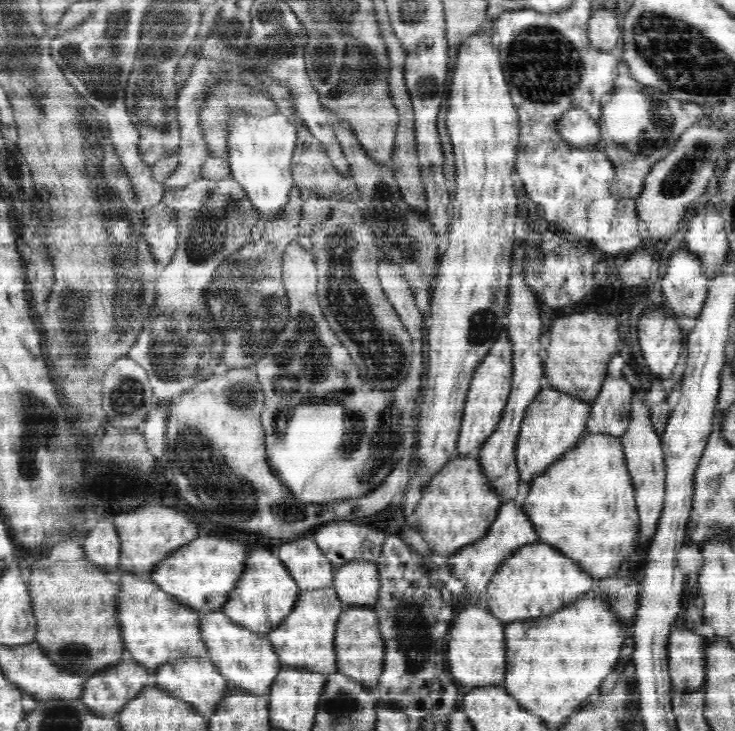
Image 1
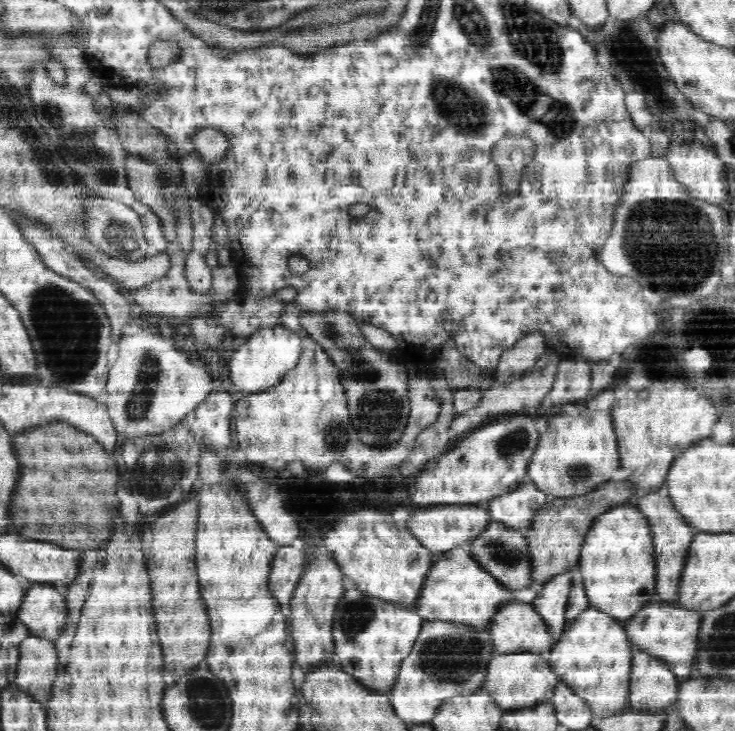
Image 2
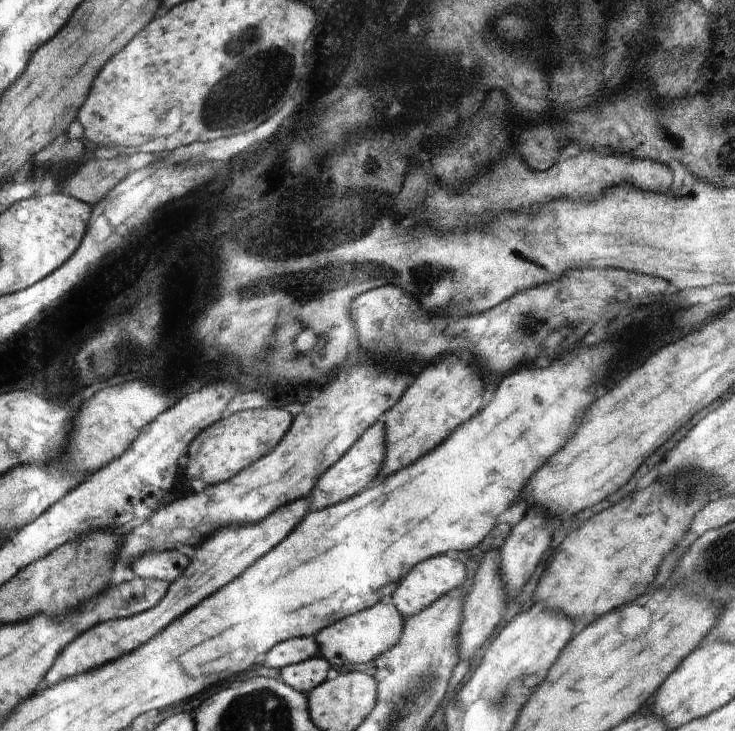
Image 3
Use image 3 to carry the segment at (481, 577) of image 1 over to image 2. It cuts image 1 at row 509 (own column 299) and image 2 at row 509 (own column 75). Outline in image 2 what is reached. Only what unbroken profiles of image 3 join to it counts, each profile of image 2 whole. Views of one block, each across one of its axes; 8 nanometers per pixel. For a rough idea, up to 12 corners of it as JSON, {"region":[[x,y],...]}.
{"region":[[666,494],[638,498],[651,523],[656,600],[679,600],[698,530]]}

